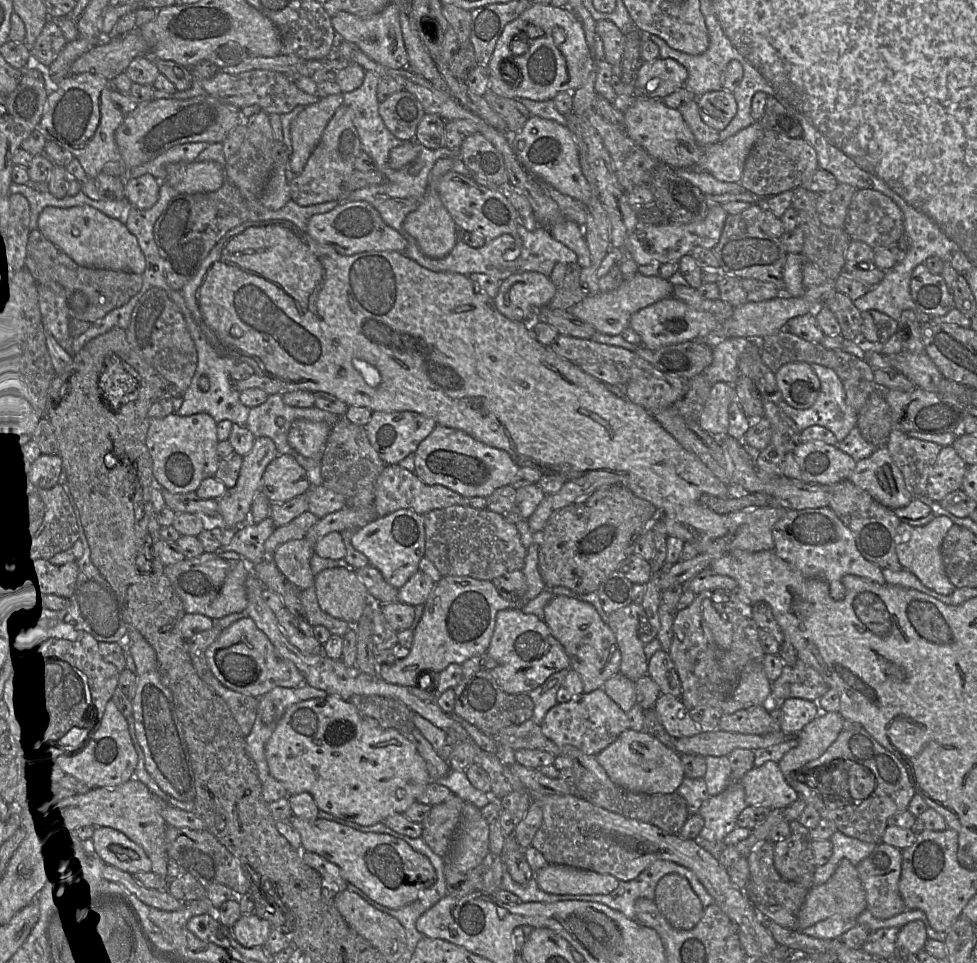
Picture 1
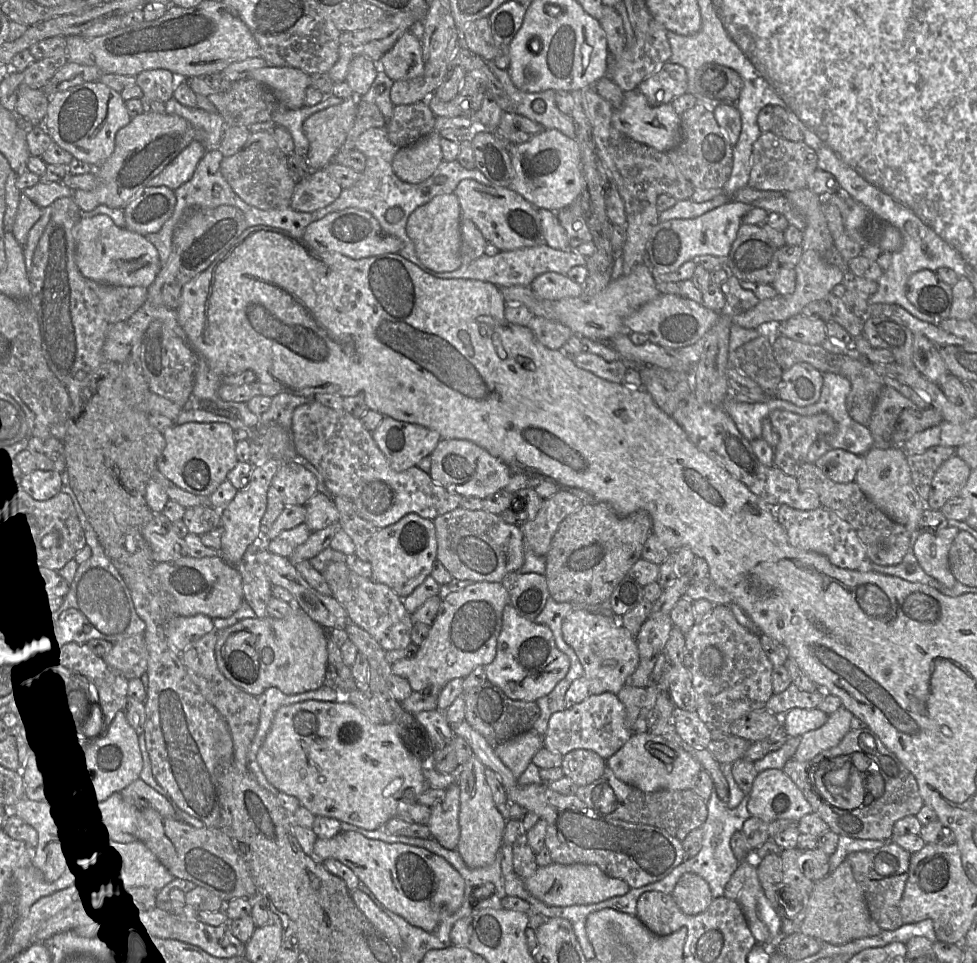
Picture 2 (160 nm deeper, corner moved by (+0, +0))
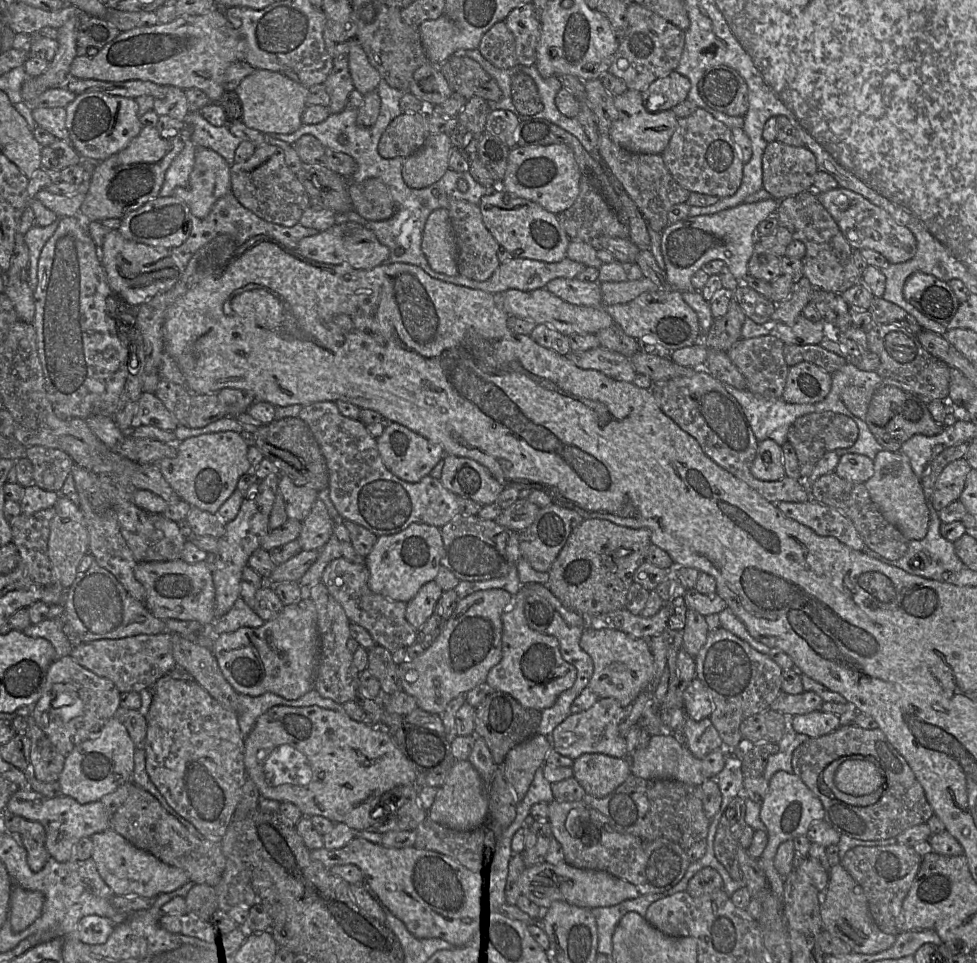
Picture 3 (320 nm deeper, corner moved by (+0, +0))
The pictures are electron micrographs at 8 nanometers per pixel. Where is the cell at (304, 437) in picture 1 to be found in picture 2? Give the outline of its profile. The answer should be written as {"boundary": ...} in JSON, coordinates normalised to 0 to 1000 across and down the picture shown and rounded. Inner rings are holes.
{"boundary":[[[321,415],[307,421],[300,427],[298,451],[303,469],[321,483],[337,511],[359,520],[365,535],[386,549],[399,546],[419,533],[443,541],[470,526],[473,515],[460,512],[428,485],[410,490],[401,487],[380,449],[351,425],[342,426]]]}

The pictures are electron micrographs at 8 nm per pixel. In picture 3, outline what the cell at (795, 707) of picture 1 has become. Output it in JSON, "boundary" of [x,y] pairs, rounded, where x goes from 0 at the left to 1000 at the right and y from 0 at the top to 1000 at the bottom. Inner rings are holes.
{"boundary":[[[833,737],[827,741],[807,745],[811,757],[817,762],[824,762],[829,766],[846,763],[860,753],[860,745],[851,739]]]}

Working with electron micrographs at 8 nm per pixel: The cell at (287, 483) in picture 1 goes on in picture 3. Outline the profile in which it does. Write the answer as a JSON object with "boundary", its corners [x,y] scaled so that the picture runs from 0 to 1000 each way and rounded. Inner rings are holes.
{"boundary":[[[288,492],[285,509],[290,514],[295,538],[310,541],[325,517],[325,510],[313,504],[303,504],[293,492]]]}

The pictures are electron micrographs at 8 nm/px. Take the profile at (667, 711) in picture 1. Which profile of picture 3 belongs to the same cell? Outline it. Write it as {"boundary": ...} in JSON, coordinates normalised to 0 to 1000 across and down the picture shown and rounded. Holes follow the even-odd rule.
{"boundary":[[[703,746],[700,752],[702,776],[712,787],[721,787],[728,781],[741,777],[740,769],[727,749]]]}

